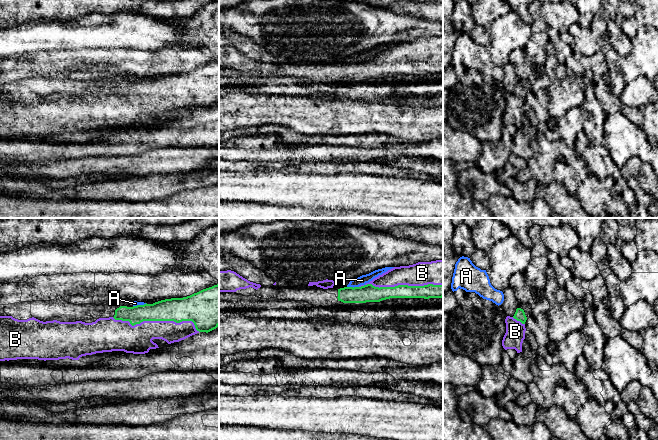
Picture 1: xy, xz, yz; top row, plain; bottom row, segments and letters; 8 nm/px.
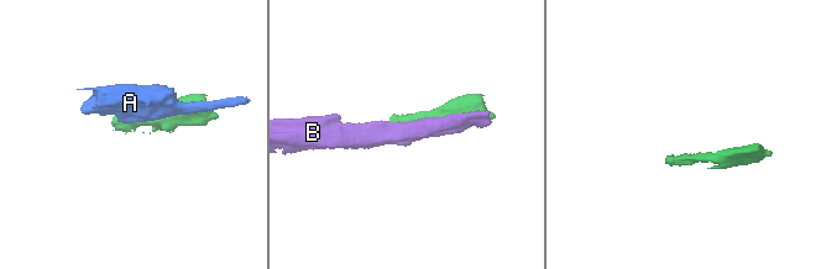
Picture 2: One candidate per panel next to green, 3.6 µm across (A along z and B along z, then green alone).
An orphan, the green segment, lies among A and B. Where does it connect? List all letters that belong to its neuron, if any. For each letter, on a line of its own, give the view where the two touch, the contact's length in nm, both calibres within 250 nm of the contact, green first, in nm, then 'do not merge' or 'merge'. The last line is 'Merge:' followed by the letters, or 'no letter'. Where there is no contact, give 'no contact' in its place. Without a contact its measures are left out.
A: xz | 100 nm | 140/80 nm | do not merge
B: xy | 700 nm | 190/240 nm | merge
Merge: B

